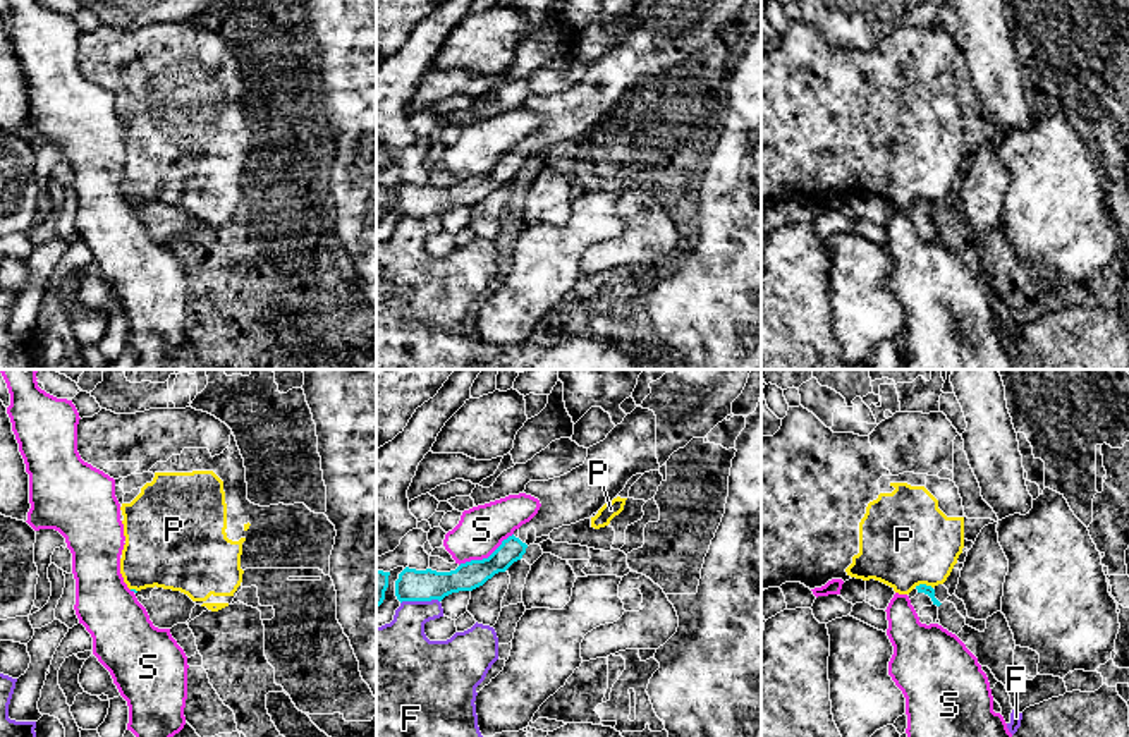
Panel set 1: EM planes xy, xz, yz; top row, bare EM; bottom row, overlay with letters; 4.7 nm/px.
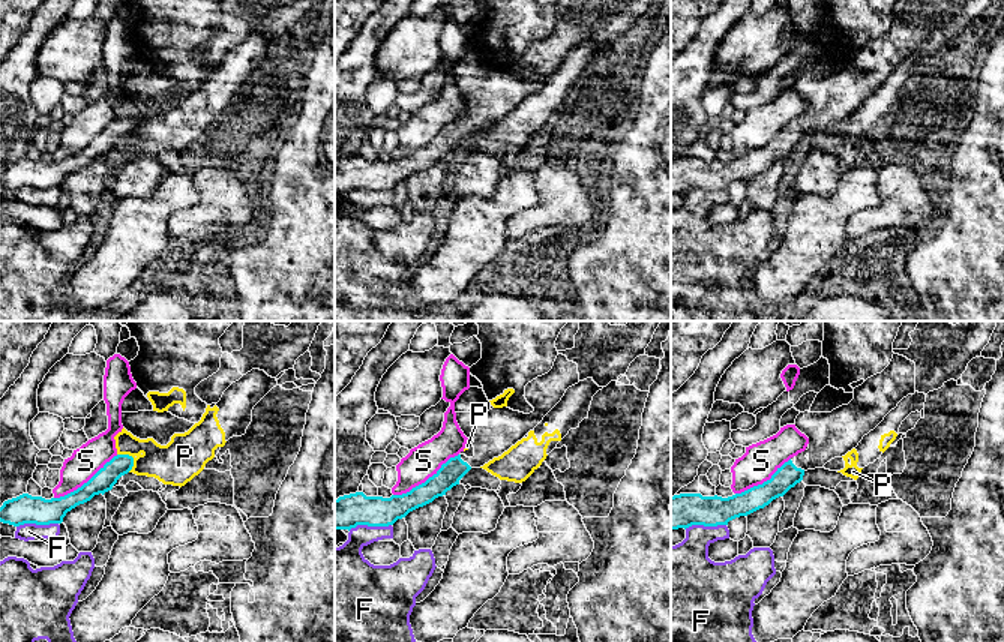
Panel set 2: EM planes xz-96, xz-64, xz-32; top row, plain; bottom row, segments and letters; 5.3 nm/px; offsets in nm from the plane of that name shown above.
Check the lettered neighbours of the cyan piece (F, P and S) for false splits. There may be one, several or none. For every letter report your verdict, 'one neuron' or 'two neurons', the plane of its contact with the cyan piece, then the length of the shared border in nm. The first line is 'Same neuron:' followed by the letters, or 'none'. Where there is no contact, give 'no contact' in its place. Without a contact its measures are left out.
Same neuron: none
F: two neurons; meets cyan in xz; contact 180 nm long
P: two neurons; meets cyan in yz; contact 90 nm long
S: two neurons; meets cyan in xz; contact 300 nm long

